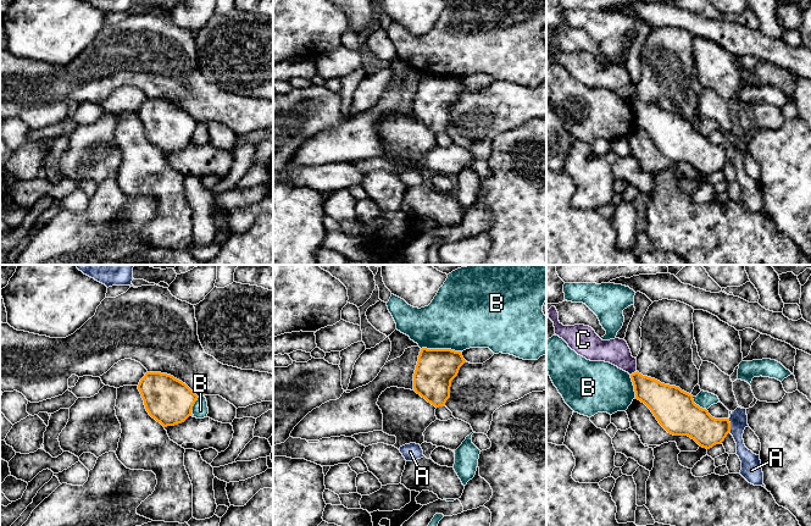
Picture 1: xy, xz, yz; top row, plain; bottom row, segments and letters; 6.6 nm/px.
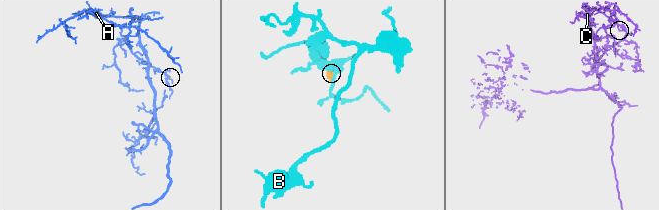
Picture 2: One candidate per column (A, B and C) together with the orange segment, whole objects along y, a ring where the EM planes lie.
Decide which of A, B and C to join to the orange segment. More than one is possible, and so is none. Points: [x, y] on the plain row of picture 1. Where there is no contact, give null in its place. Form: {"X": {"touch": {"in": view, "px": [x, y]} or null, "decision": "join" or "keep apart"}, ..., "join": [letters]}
{"A": {"touch": {"in": "yz", "px": [729, 151]}, "decision": "keep apart"}, "B": {"touch": {"in": "xz", "px": [440, 76]}, "decision": "keep apart"}, "C": {"touch": {"in": "yz", "px": [634, 99]}, "decision": "keep apart"}, "join": []}

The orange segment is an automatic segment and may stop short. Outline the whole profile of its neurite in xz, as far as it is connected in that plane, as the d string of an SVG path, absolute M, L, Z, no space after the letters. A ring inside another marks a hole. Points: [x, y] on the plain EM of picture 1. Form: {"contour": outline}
{"contour": "M422 74L413 100L413 116L435 134L450 124L451 107L466 89L461 78Z"}

